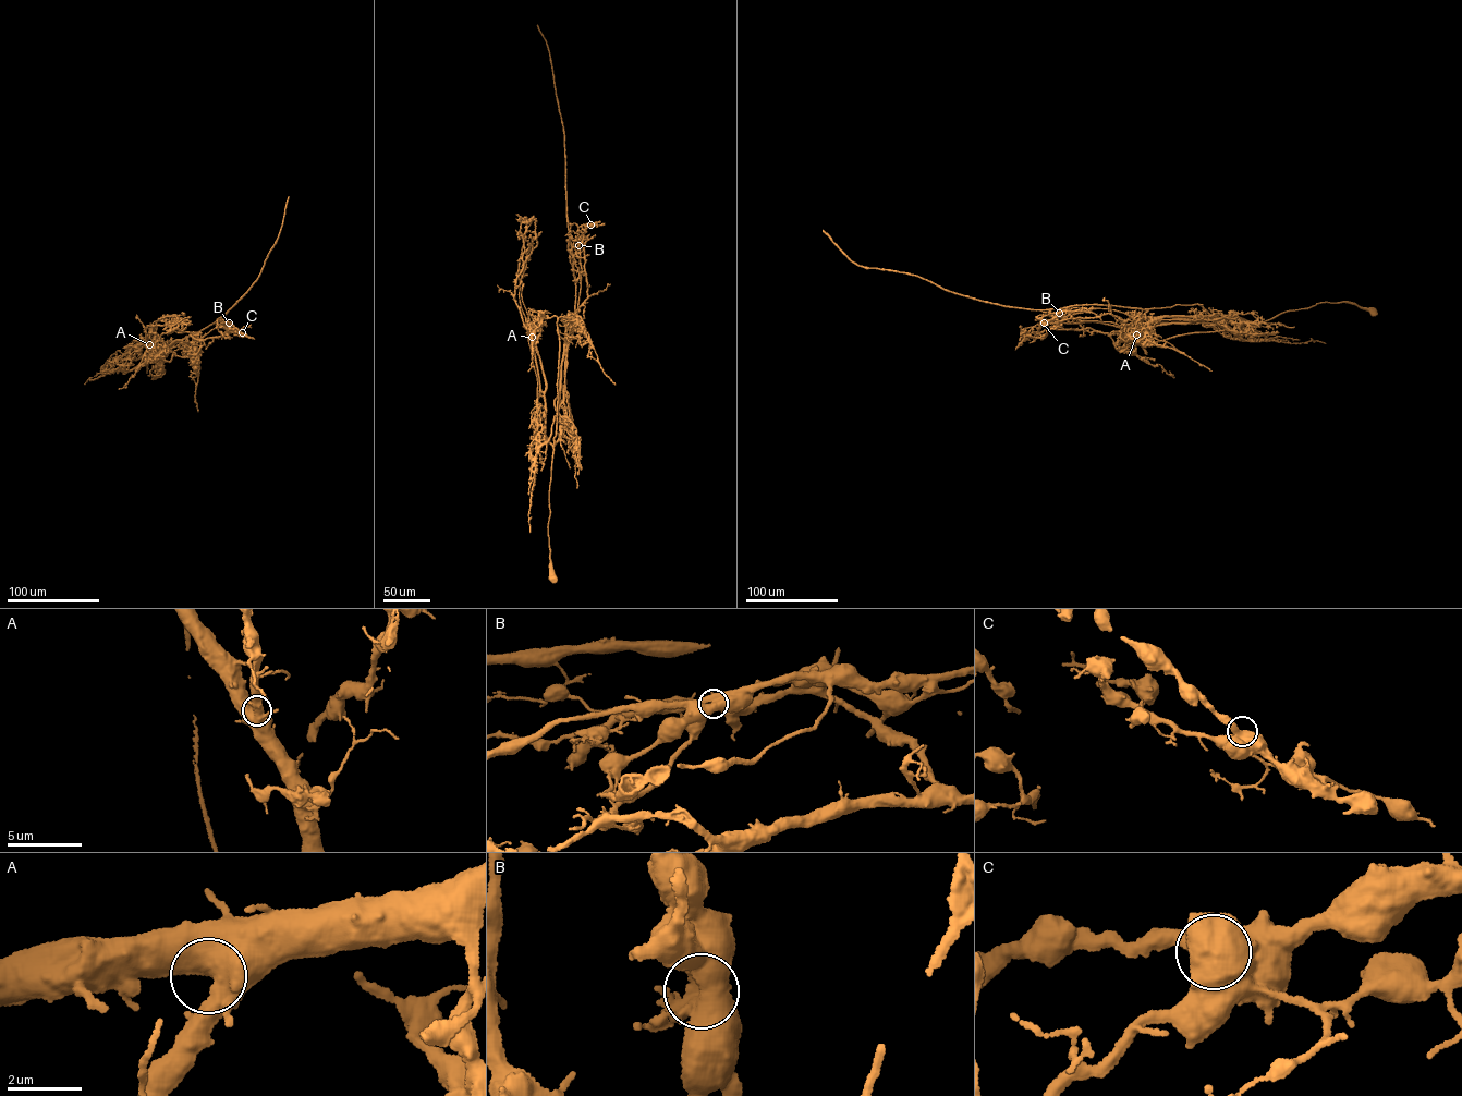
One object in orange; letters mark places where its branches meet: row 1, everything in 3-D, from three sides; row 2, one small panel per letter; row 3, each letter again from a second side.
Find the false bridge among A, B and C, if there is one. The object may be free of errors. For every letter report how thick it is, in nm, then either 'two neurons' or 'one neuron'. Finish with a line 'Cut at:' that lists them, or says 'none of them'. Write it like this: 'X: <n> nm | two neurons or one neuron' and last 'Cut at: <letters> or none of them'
A: 600 nm | one neuron
B: 600 nm | two neurons
C: 480 nm | one neuron
Cut at: B

